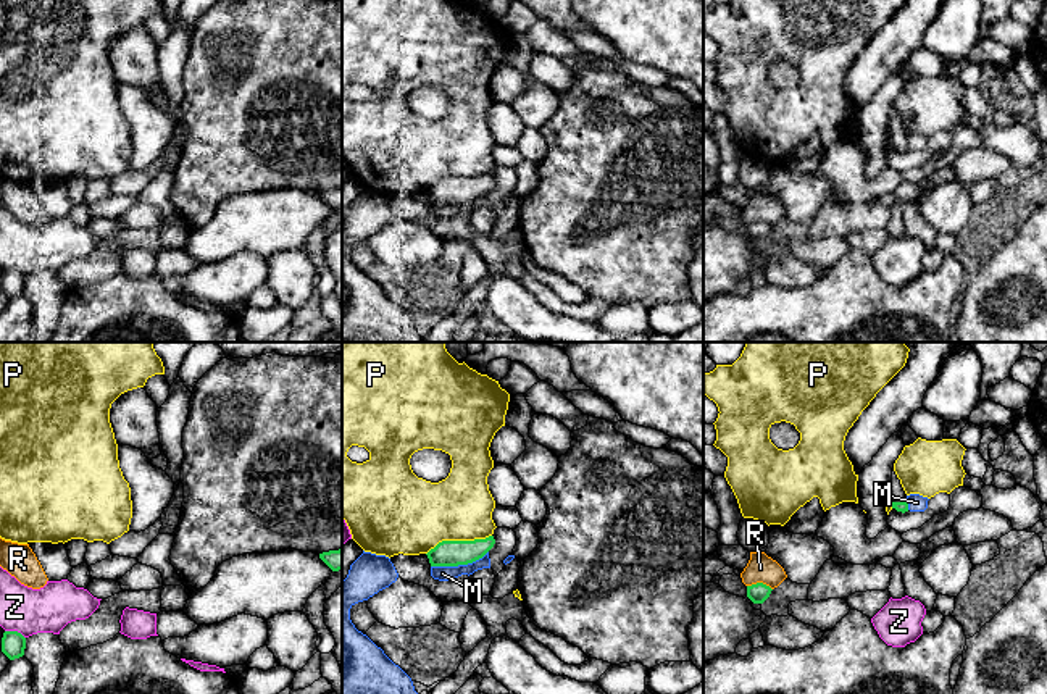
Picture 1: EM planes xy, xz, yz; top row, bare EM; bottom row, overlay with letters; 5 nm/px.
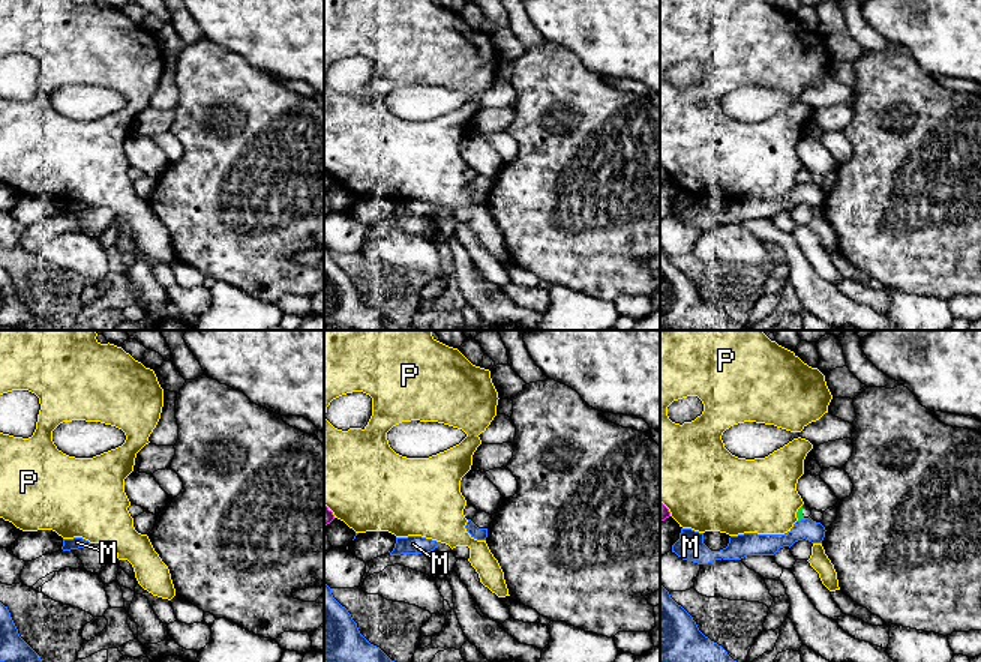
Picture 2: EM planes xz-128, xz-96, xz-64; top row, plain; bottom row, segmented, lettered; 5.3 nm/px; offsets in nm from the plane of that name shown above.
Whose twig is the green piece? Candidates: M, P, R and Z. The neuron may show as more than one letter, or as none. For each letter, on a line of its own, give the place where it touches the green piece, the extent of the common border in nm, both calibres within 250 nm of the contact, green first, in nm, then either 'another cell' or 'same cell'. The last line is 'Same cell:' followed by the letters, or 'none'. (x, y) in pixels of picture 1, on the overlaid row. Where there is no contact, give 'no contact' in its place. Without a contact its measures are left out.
M: xz (458, 564) | 300 nm | 130/80 nm | another cell
P: xz (458, 541) | 340 nm | 130/360 nm | another cell
R: yz (760, 583) | 130 nm | 100/140 nm | another cell
Z: xy (15, 631) | 110 nm | 120/220 nm | another cell
Same cell: none

